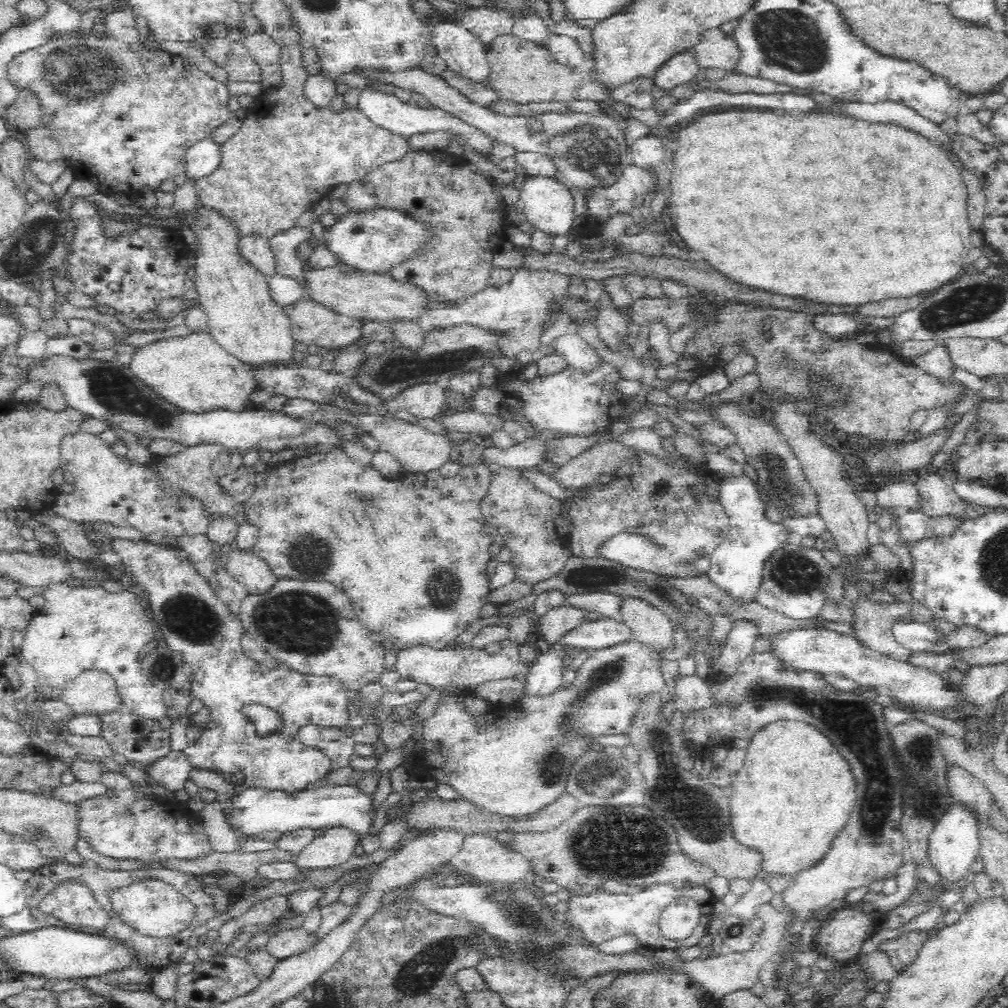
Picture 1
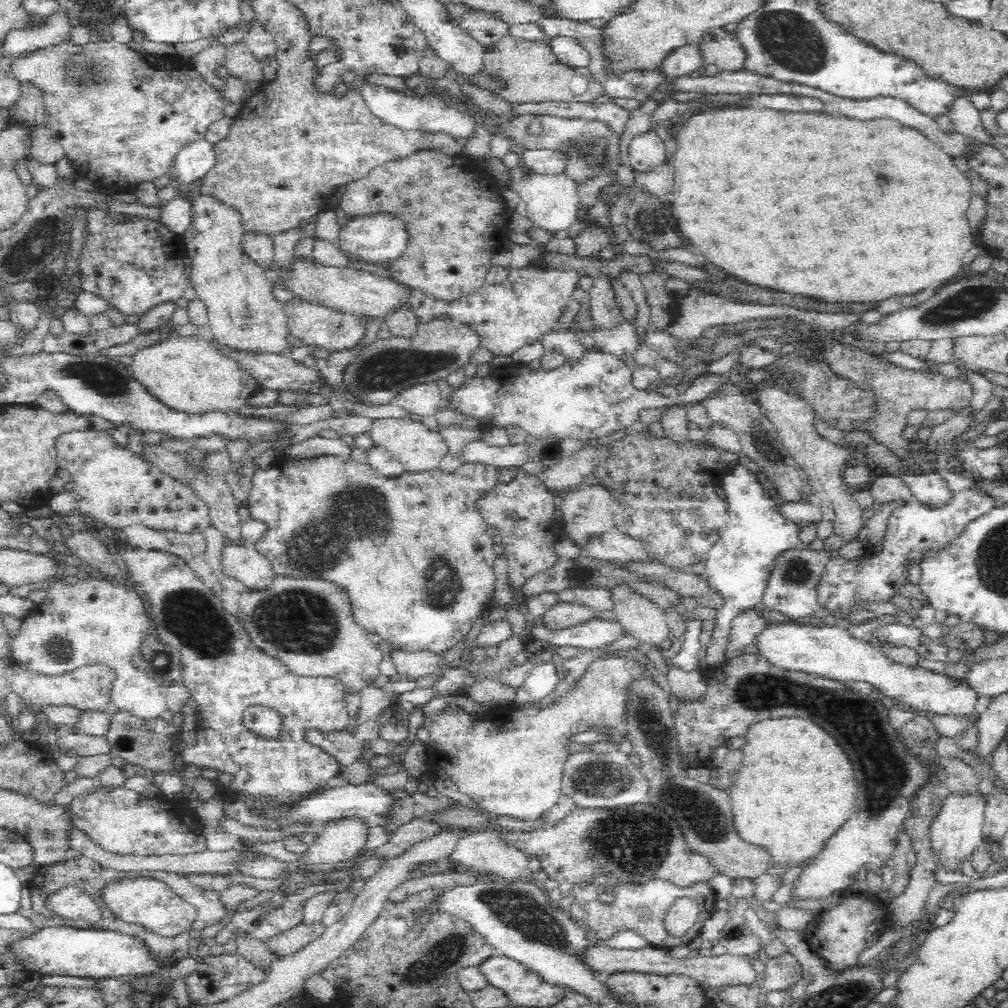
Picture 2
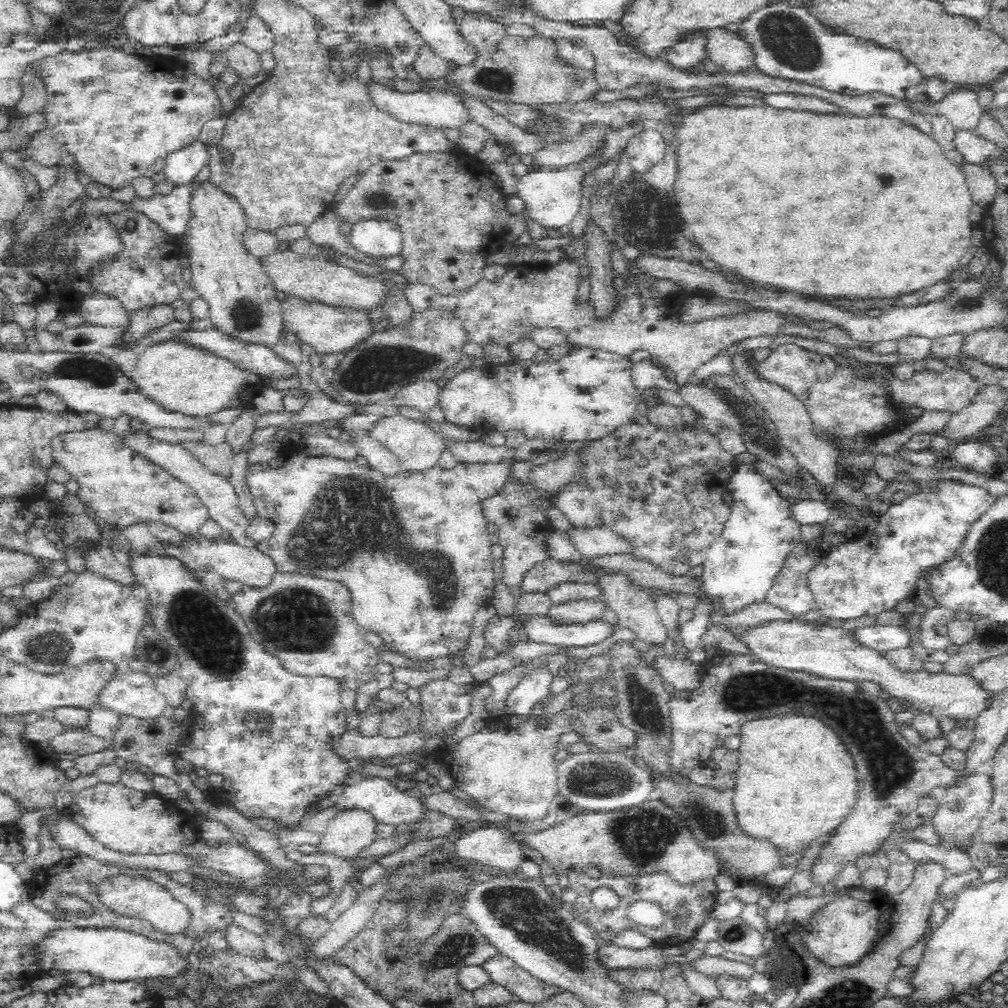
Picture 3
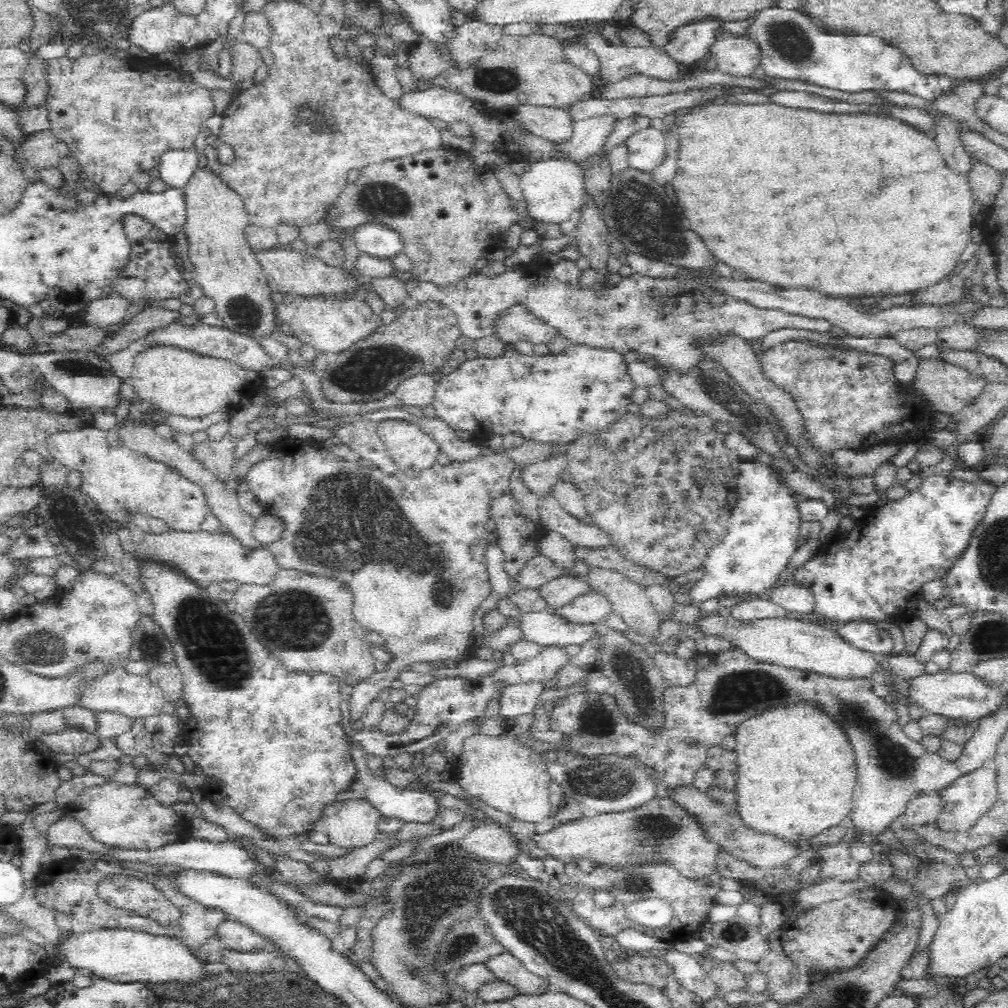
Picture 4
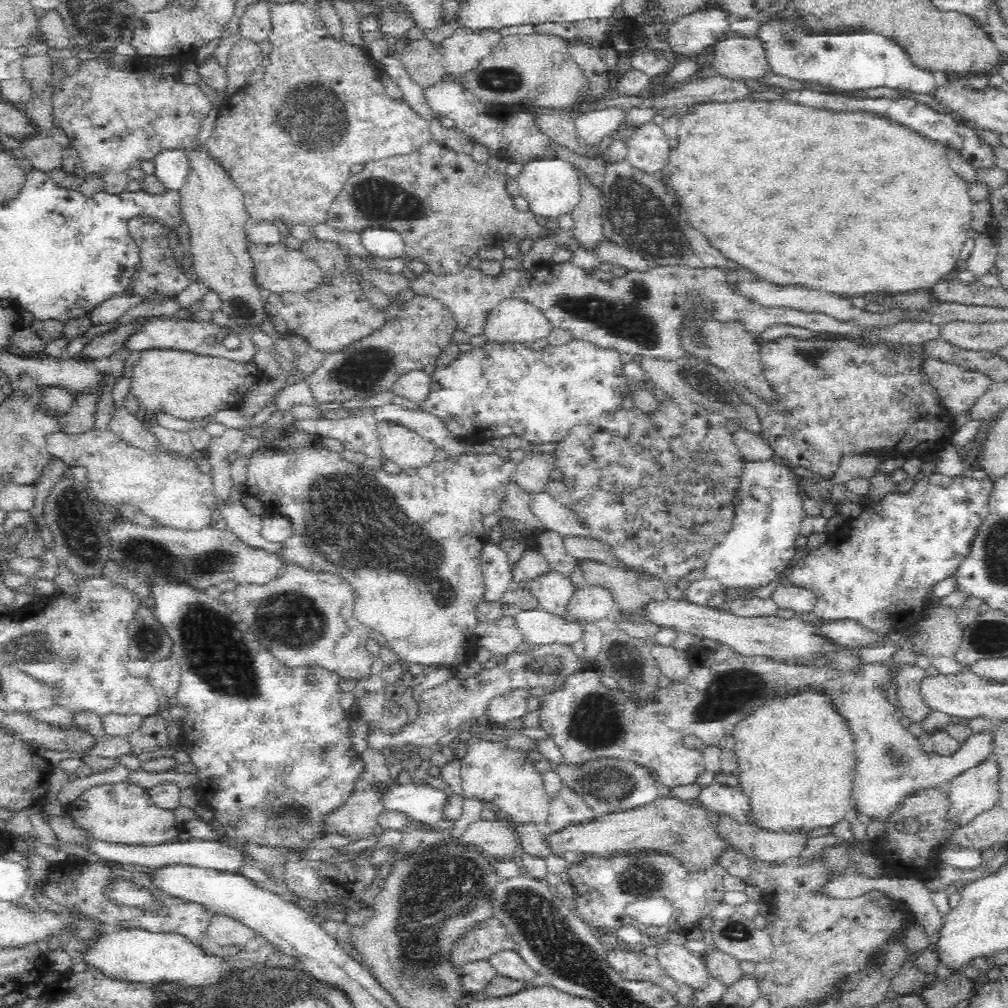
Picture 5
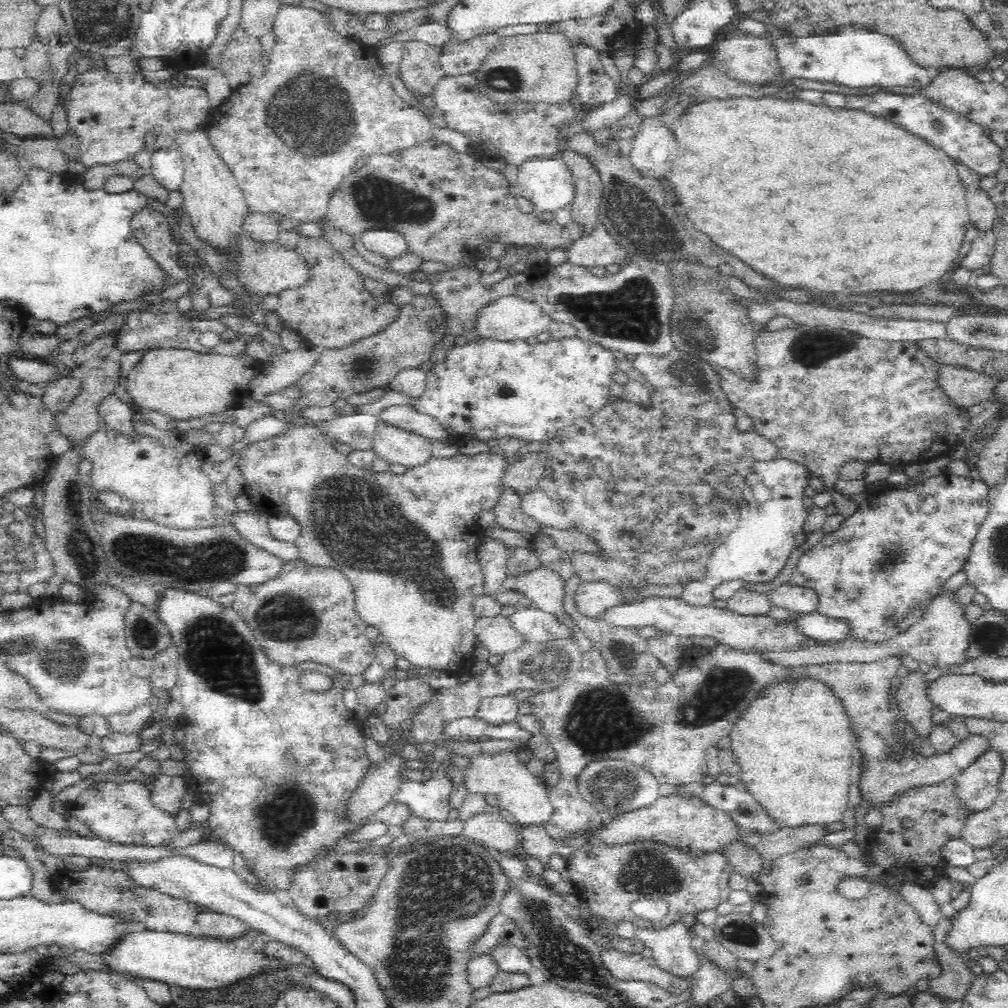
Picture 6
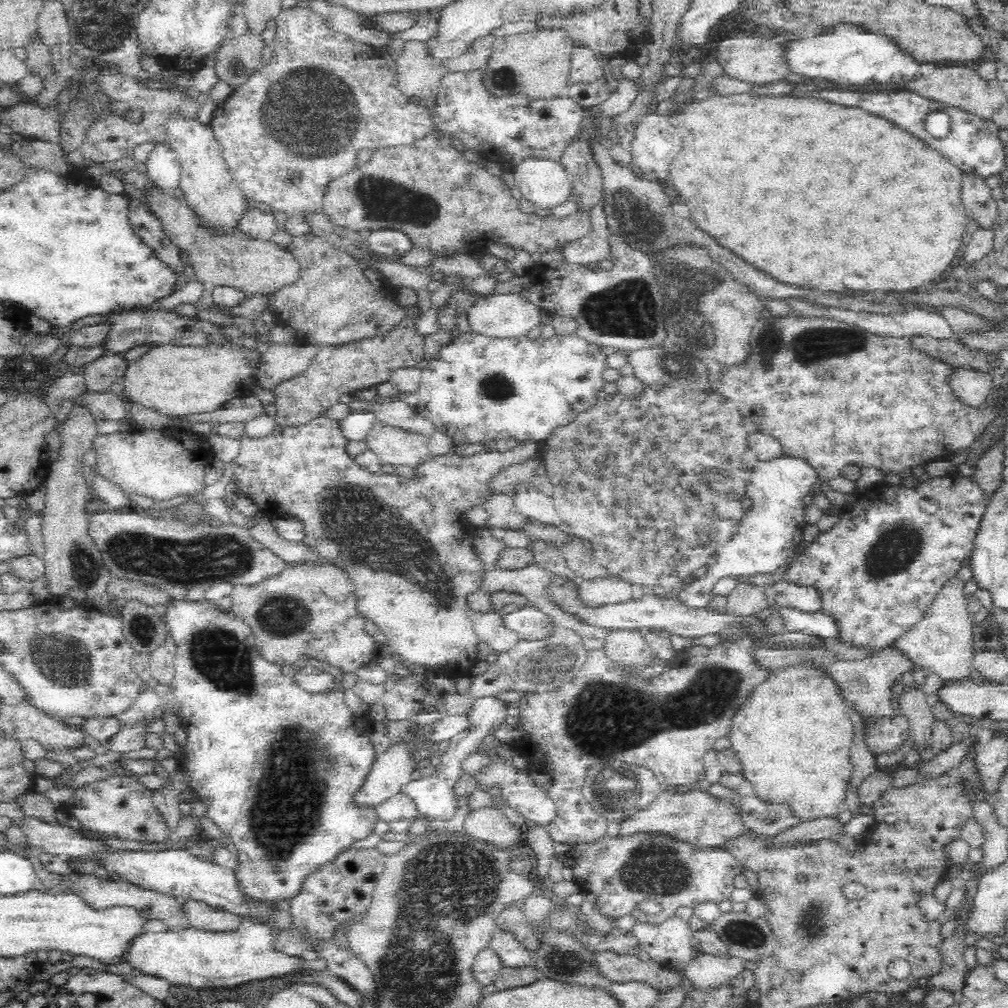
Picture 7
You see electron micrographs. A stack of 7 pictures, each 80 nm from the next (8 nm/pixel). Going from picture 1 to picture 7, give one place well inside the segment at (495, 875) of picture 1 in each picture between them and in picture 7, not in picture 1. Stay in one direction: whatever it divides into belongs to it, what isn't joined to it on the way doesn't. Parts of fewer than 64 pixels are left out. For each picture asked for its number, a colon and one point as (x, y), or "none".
2: (484, 850)
3: (487, 844)
4: (492, 842)
5: (497, 839)
6: (489, 827)
7: (488, 824)

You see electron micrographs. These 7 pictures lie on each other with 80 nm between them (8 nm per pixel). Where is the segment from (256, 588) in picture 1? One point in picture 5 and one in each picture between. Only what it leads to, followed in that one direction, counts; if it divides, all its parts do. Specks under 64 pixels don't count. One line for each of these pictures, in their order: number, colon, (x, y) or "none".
2: (244, 563)
3: (231, 561)
4: (202, 557)
5: (198, 559)

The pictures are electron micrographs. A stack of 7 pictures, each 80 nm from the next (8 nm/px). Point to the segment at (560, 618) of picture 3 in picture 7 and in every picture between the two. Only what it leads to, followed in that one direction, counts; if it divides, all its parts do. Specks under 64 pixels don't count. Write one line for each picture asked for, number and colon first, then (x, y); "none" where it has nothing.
4: (592, 607)
5: (591, 602)
6: (591, 599)
7: (606, 590)

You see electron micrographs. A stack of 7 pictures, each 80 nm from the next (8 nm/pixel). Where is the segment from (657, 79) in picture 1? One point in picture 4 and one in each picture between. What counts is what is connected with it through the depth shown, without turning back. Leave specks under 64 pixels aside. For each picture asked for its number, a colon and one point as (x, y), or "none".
2: (683, 60)
3: (690, 50)
4: (688, 44)

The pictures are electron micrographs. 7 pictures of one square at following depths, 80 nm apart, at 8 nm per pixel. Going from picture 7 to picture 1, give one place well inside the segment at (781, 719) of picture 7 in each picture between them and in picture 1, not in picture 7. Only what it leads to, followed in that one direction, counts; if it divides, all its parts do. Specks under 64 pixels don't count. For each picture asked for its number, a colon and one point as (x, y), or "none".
1: (776, 809)
2: (795, 787)
3: (795, 782)
4: (796, 770)
5: (795, 754)
6: (794, 744)

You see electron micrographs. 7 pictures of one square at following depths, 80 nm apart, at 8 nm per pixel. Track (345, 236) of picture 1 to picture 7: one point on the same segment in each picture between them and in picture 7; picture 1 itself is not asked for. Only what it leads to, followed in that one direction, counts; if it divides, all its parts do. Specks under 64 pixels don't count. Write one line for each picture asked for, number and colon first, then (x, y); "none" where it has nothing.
2: (378, 238)
3: (376, 238)
4: (378, 241)
5: (382, 244)
6: (391, 245)
7: (389, 243)

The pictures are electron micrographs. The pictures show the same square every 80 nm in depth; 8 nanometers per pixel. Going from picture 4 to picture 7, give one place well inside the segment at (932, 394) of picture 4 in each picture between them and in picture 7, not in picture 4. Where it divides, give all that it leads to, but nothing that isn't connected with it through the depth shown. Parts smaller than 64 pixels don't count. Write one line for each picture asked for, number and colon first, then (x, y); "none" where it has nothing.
5: (959, 389)
6: (966, 387)
7: (972, 387)

